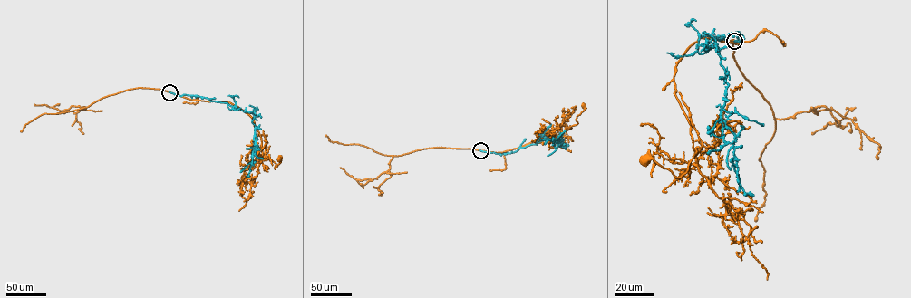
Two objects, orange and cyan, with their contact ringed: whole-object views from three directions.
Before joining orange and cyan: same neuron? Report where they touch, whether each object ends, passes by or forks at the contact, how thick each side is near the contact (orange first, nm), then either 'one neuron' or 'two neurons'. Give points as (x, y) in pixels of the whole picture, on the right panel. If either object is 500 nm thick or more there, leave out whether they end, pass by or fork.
place (734, 41); orange passes by; cyan passes by; calibres 280 and 360 nm; two neurons

